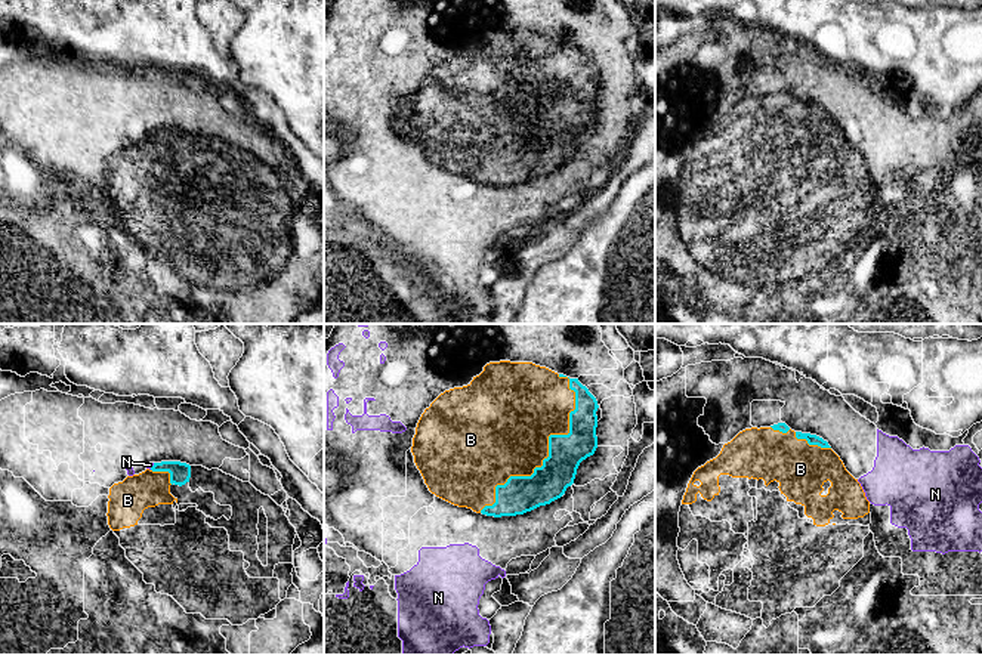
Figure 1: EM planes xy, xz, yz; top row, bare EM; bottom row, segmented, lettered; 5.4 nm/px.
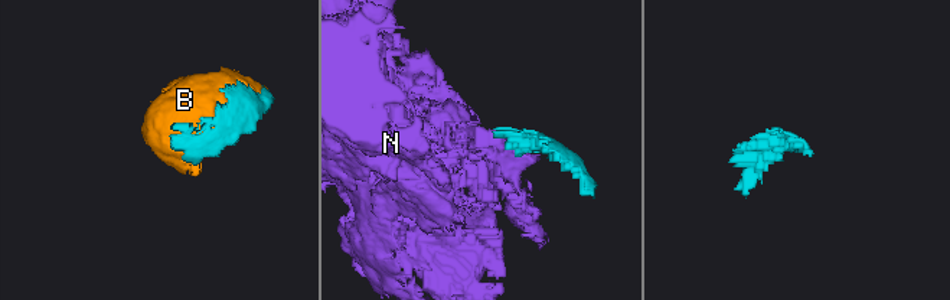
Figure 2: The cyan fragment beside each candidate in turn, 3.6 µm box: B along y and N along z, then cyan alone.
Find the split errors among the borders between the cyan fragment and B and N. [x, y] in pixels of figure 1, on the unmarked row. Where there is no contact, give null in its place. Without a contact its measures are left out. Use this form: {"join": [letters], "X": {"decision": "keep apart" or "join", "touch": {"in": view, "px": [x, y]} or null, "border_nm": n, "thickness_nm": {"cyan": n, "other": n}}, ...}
{"join": ["B"], "B": {"decision": "join", "touch": {"in": "xz", "px": [549, 121]}, "border_nm": 850, "thickness_nm": {"cyan": 200, "other": 440}}, "N": {"decision": "keep apart", "touch": {"in": "xy", "px": [153, 135]}, "border_nm": 50, "thickness_nm": {"cyan": 110, "other": 20}}}

